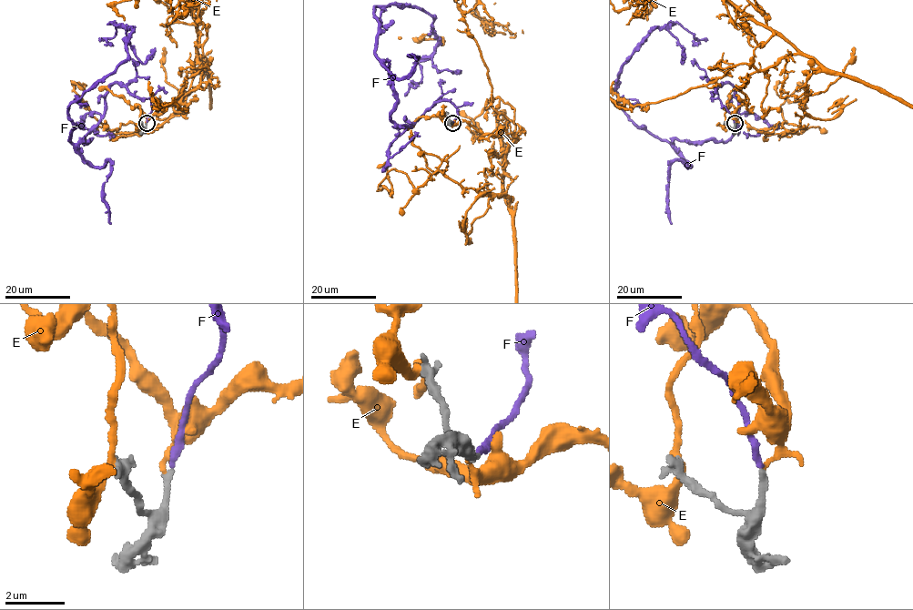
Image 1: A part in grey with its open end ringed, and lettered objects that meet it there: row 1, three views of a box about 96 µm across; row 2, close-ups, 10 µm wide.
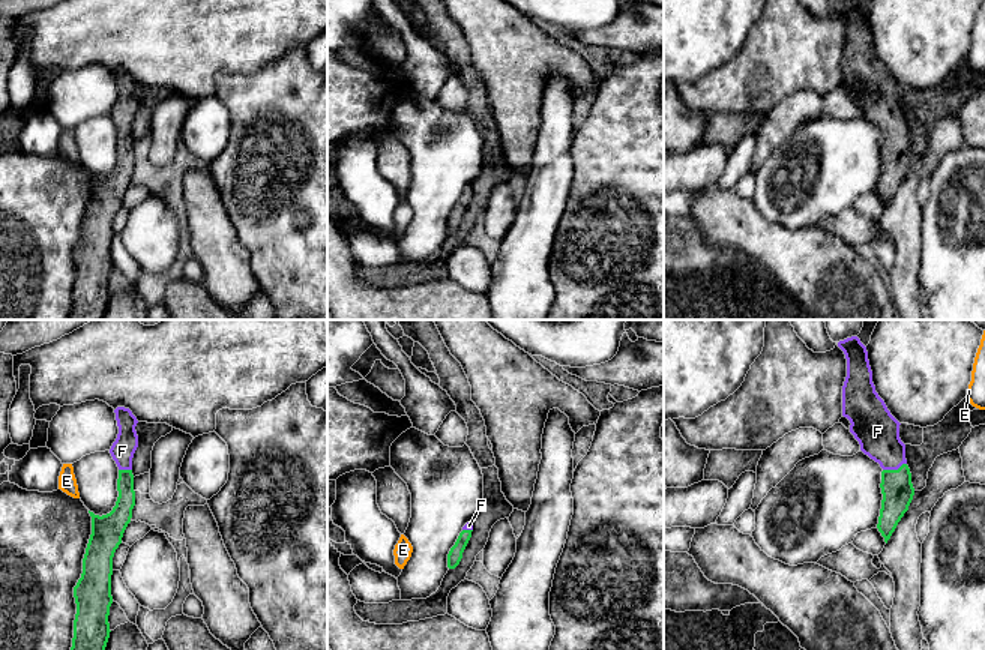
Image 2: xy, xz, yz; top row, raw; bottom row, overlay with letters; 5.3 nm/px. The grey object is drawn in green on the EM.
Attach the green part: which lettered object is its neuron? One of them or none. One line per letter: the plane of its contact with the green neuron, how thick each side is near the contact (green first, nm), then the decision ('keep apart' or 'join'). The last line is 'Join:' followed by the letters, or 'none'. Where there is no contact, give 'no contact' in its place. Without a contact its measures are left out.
E: no contact | keep apart
F: yz | 170/240 nm | join
Join: F

